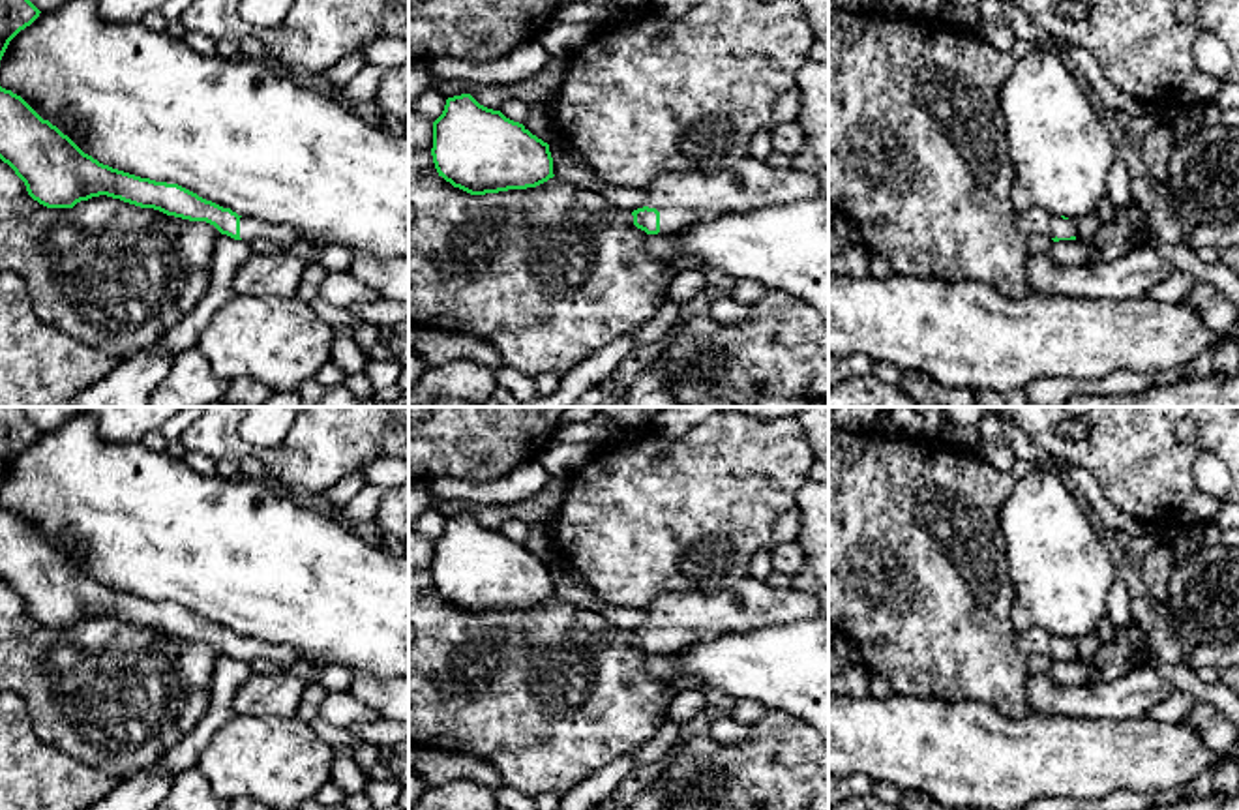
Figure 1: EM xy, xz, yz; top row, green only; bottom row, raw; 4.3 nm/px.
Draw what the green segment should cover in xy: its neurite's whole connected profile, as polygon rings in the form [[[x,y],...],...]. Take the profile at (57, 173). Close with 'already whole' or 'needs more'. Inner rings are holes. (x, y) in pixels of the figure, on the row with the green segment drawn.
[[[2,86],[0,159],[24,182],[28,195],[47,208],[73,208],[81,201],[107,195],[167,216],[206,221],[234,240],[266,238],[281,246],[302,240],[285,225],[238,216],[178,184],[141,178],[99,163],[21,96]]]; needs more

